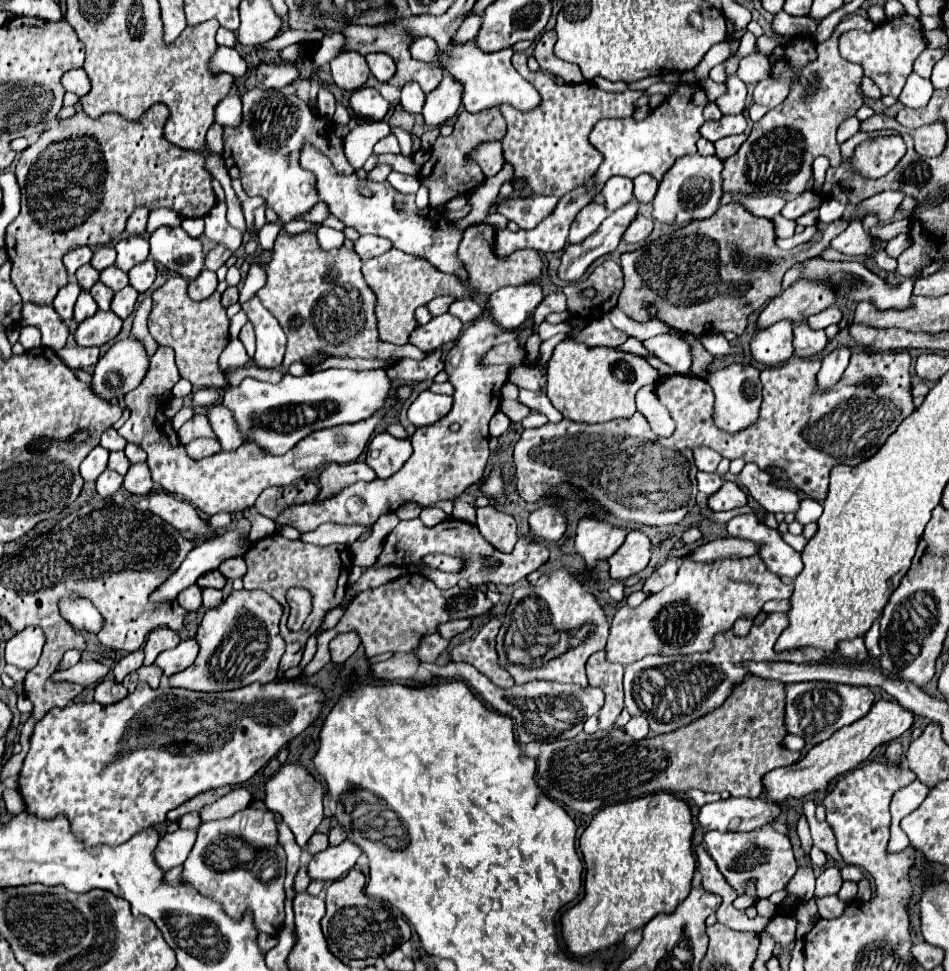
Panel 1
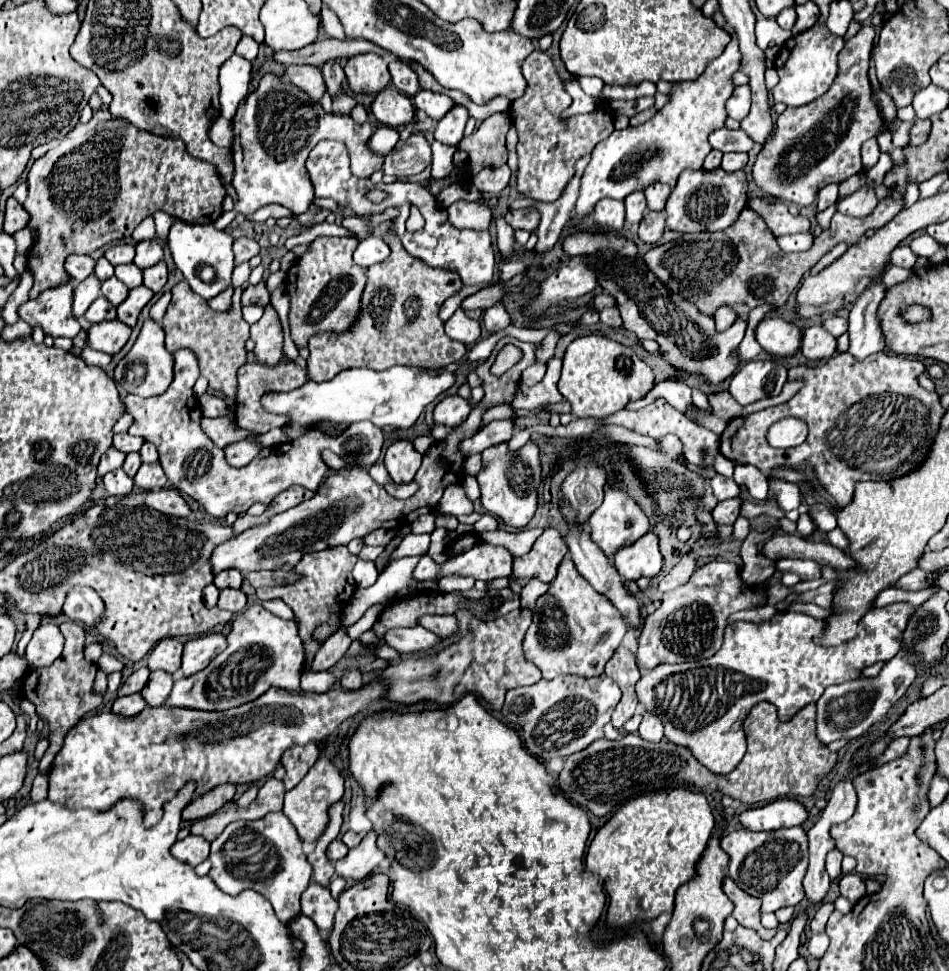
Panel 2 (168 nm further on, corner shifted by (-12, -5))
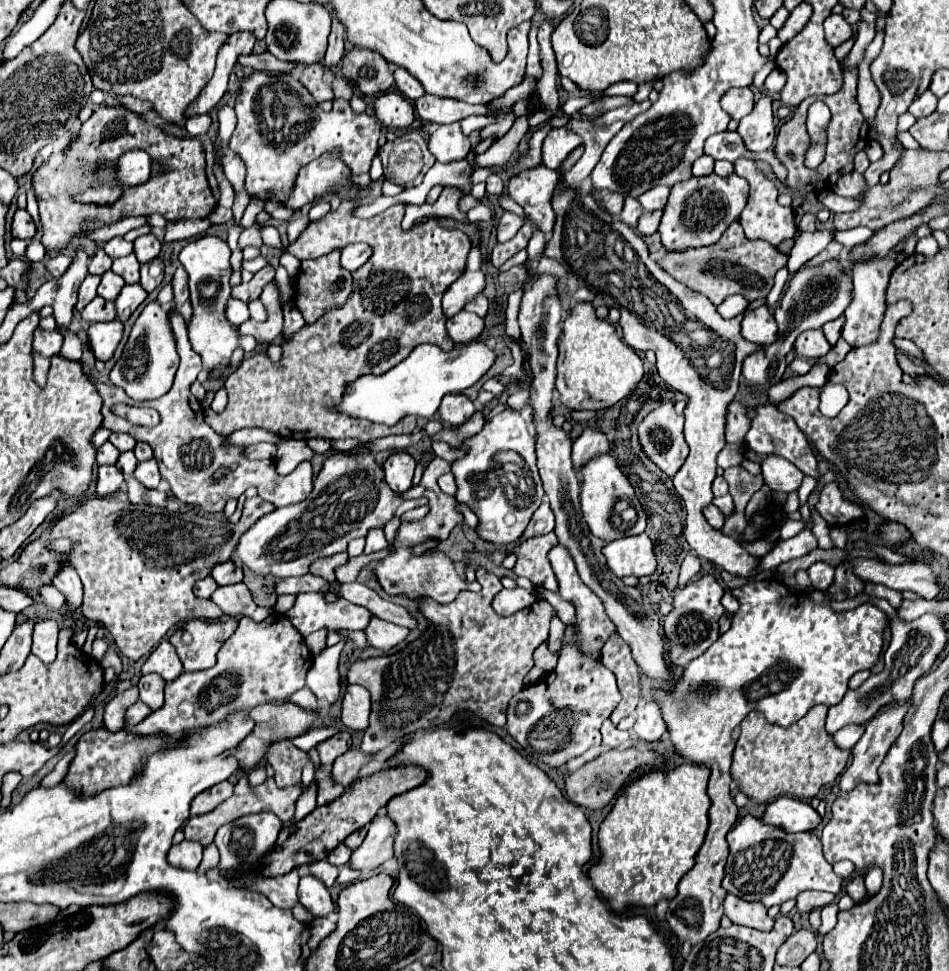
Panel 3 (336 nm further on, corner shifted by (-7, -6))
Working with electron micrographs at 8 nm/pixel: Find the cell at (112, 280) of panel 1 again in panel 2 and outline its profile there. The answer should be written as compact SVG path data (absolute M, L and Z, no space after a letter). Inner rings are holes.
M124 264L124 266L116 266L116 272L114 276L126 284L128 288L136 288L136 286L142 286L142 272L138 270L136 264Z

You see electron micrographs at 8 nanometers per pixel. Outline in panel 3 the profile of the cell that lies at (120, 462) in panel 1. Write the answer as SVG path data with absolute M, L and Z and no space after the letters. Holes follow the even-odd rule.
M125 451L125 453L121 453L121 457L119 457L119 461L117 461L117 467L123 471L125 477L131 477L133 471L135 471L135 467L137 467L135 453L133 453L133 451Z

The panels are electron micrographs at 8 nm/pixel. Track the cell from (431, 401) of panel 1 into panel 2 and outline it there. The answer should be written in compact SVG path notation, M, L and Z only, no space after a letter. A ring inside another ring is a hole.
M446 396L442 398L436 408L434 408L434 422L442 424L442 426L458 426L460 422L464 422L464 418L468 418L468 410L470 410L470 402L460 398L460 396Z

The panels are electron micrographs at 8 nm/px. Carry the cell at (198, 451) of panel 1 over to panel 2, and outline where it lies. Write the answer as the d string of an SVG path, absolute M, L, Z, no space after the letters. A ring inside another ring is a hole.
M242 440L242 442L228 444L228 446L224 446L222 450L224 450L224 456L226 456L228 464L240 468L240 466L246 466L252 458L256 458L256 452L260 452L260 446Z

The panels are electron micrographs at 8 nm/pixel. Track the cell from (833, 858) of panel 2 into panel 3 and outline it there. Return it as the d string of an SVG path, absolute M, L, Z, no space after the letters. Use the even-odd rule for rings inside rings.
M745 815L727 835L729 857L725 865L723 887L727 893L743 901L759 901L767 907L795 899L801 891L817 889L839 895L843 879L835 875L833 865L825 861L821 841L815 833L787 833L763 823L753 815Z

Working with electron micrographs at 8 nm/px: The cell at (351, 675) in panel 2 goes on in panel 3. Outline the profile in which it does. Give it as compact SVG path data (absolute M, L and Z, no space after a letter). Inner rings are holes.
M347 685L343 697L341 723L353 731L365 731L369 727L369 713L371 713L371 701L367 689L359 685Z

